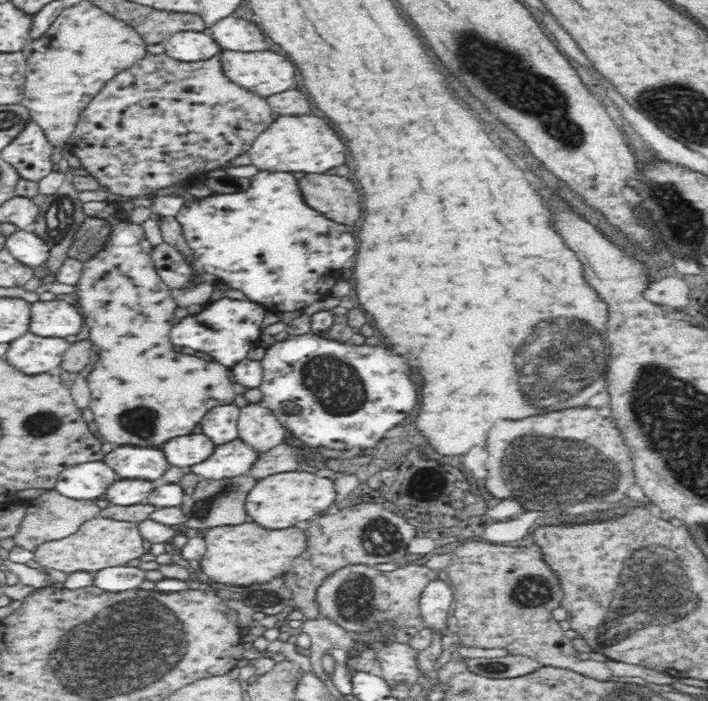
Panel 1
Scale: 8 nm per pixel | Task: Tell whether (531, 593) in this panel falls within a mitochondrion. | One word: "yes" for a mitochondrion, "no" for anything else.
yes

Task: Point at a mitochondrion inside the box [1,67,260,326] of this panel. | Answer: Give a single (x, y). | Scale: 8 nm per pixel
(59, 219)

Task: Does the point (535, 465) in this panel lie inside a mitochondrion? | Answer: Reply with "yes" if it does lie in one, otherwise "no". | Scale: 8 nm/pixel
yes

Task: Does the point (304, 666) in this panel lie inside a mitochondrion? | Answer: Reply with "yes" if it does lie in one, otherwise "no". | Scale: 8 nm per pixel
no

